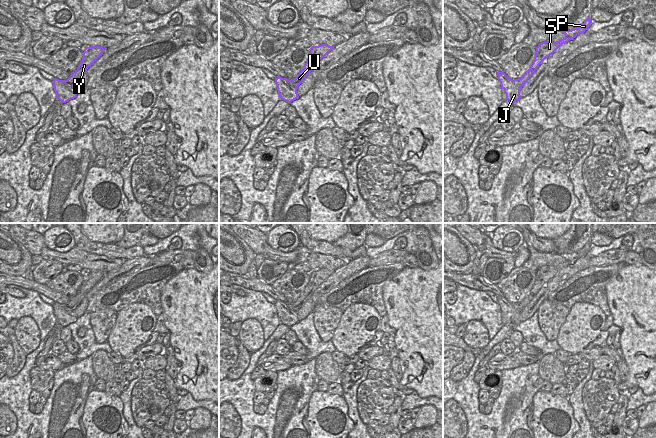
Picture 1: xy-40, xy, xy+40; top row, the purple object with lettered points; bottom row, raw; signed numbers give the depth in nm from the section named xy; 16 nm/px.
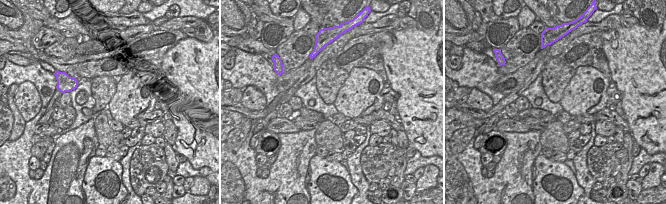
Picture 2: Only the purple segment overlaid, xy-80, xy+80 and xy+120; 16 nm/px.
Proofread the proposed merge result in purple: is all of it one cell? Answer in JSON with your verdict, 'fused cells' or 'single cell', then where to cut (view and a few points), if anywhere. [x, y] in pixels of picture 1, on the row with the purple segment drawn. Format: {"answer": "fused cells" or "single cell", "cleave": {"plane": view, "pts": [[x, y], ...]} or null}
{"answer": "fused cells", "cleave": {"plane": "xy+40", "pts": [[513, 80], [521, 86]]}}

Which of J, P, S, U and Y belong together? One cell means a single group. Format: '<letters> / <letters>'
J / P S U Y

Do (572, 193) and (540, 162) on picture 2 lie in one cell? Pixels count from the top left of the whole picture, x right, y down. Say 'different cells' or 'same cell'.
same cell

